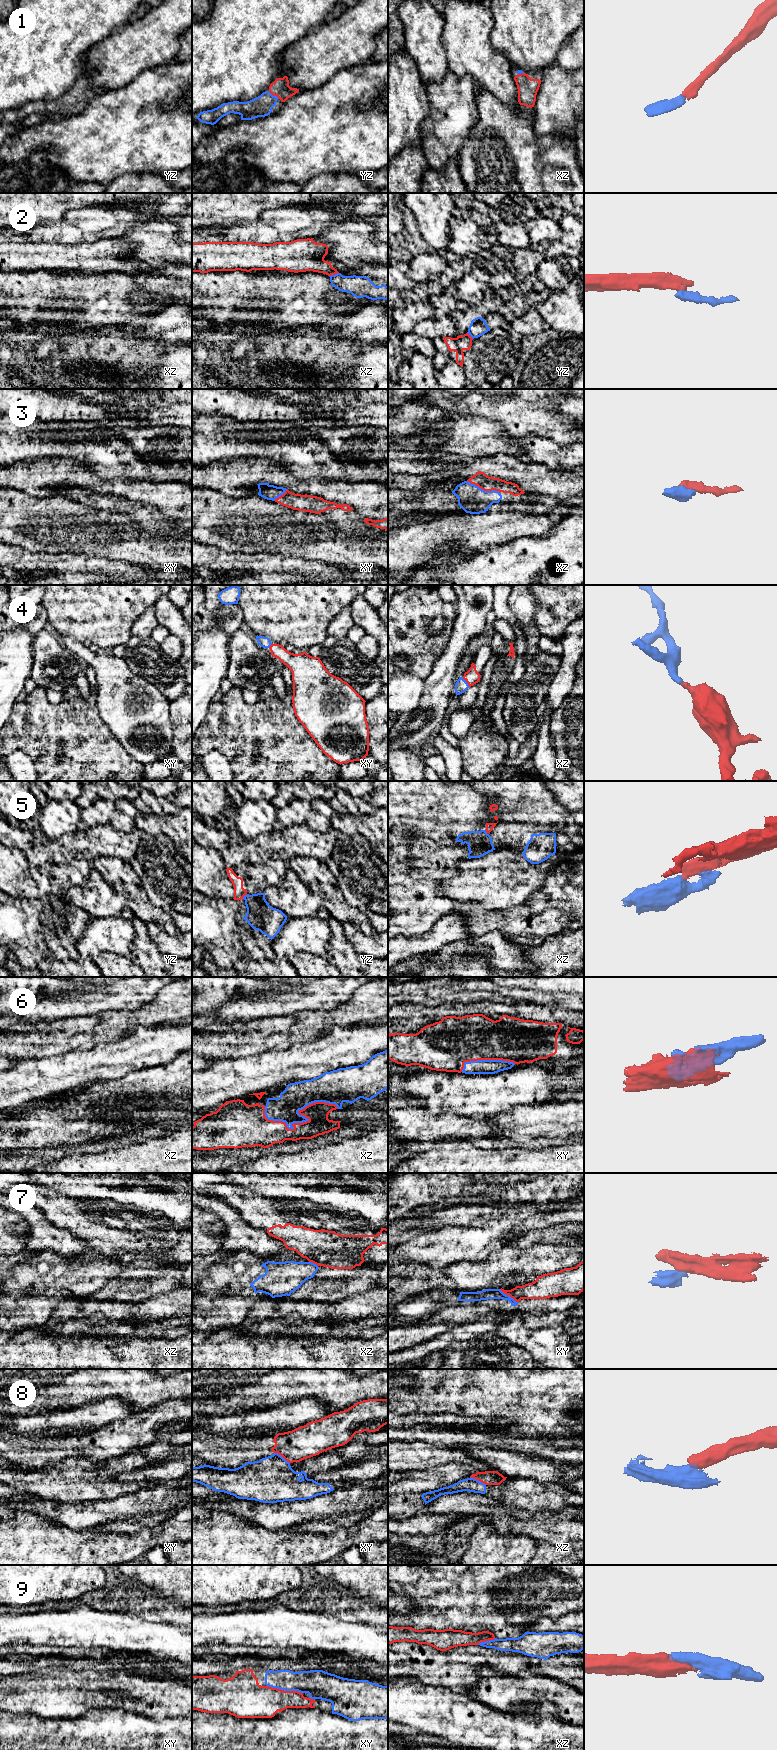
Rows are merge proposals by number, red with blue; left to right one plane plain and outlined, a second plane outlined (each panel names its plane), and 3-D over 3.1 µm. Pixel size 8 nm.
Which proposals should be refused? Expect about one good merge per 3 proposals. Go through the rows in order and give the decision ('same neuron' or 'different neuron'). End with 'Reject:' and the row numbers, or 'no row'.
1: same neuron
2: different neuron
3: same neuron
4: same neuron
5: different neuron
6: same neuron
7: different neuron
8: different neuron
9: same neuron
Reject: 2, 5, 7, 8

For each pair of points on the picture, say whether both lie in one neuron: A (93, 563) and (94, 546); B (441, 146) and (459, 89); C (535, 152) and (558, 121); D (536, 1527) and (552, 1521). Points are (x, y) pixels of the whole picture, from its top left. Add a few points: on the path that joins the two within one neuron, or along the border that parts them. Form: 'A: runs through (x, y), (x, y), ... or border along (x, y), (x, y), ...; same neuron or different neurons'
A: border along (71, 553), (96, 554), (109, 559); different neurons
B: runs through (444, 132), (453, 115), (453, 103); same neuron
C: border along (534, 115), (533, 130), (537, 134), (571, 135); different neurons
D: runs through (540, 1527), (548, 1525); same neuron

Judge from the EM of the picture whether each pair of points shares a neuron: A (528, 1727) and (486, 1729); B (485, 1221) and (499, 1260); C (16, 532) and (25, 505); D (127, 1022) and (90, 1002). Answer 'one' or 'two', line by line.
A: one
B: two
C: one
D: two

